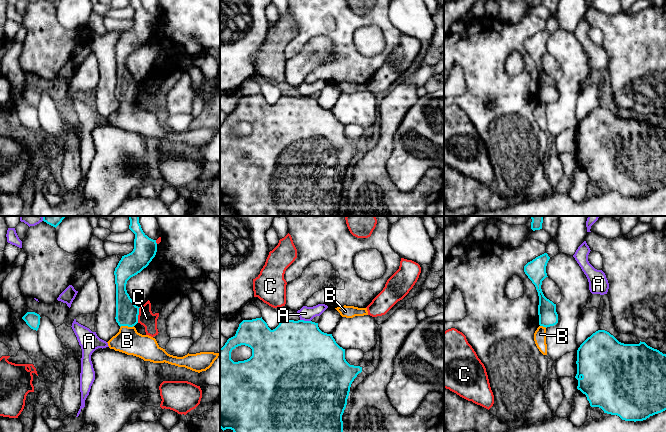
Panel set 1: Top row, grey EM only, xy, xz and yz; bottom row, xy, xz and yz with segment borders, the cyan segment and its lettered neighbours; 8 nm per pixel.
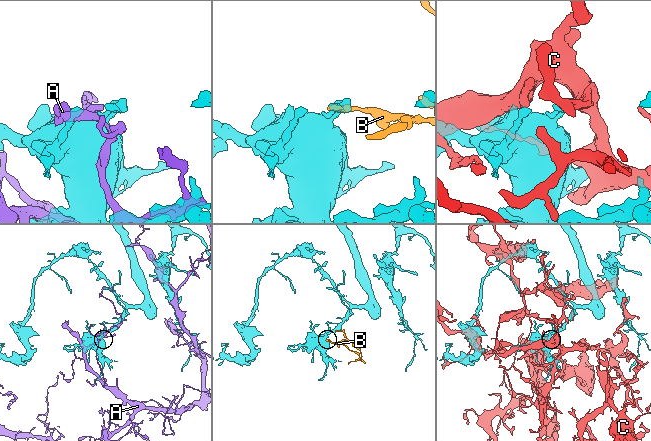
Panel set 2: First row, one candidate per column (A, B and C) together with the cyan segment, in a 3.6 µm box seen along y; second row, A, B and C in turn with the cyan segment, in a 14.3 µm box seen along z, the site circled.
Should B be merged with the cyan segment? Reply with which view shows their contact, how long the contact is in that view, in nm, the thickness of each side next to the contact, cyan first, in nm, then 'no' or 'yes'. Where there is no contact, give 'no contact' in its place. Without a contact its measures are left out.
xy | 110 nm | 180/200 nm | no

